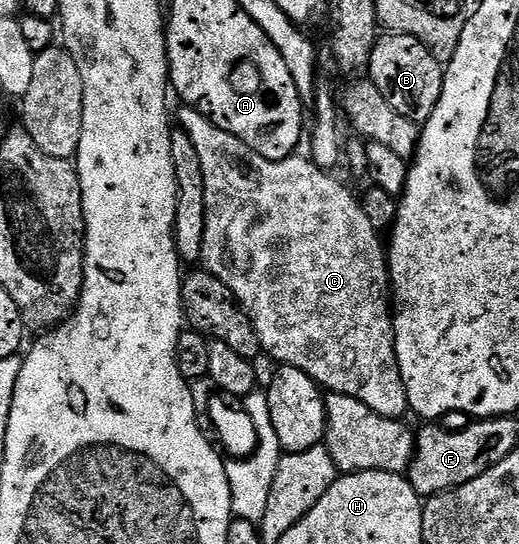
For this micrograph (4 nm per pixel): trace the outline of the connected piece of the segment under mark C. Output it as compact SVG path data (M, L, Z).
M186 107L180 108L178 124L189 135L189 139L193 139L193 147L197 147L197 159L201 159L201 175L205 179L205 235L203 236L203 255L201 258L202 268L206 269L208 273L212 273L217 279L221 279L221 283L225 283L225 287L229 287L229 291L233 291L233 295L239 300L239 306L247 312L247 317L251 320L251 326L255 328L255 334L259 340L259 348L264 354L268 353L273 360L277 361L280 366L292 365L293 368L299 368L316 382L316 384L322 387L324 390L333 393L344 393L349 395L353 399L357 399L361 403L365 403L365 407L371 409L379 416L388 418L402 418L402 413L408 412L407 408L407 392L403 386L403 380L401 379L401 371L399 370L399 364L395 358L395 327L393 324L393 309L389 304L389 274L387 271L387 259L385 256L384 242L379 242L380 234L375 229L373 223L369 221L366 215L363 213L363 209L360 205L360 198L354 197L337 178L331 177L332 175L326 169L319 169L314 162L308 159L306 156L299 157L300 155L292 155L287 157L283 161L270 161L265 159L257 151L253 151L248 145L241 139L237 139L233 135L229 135L229 131L221 131L213 122L205 115L201 115L199 112Z

